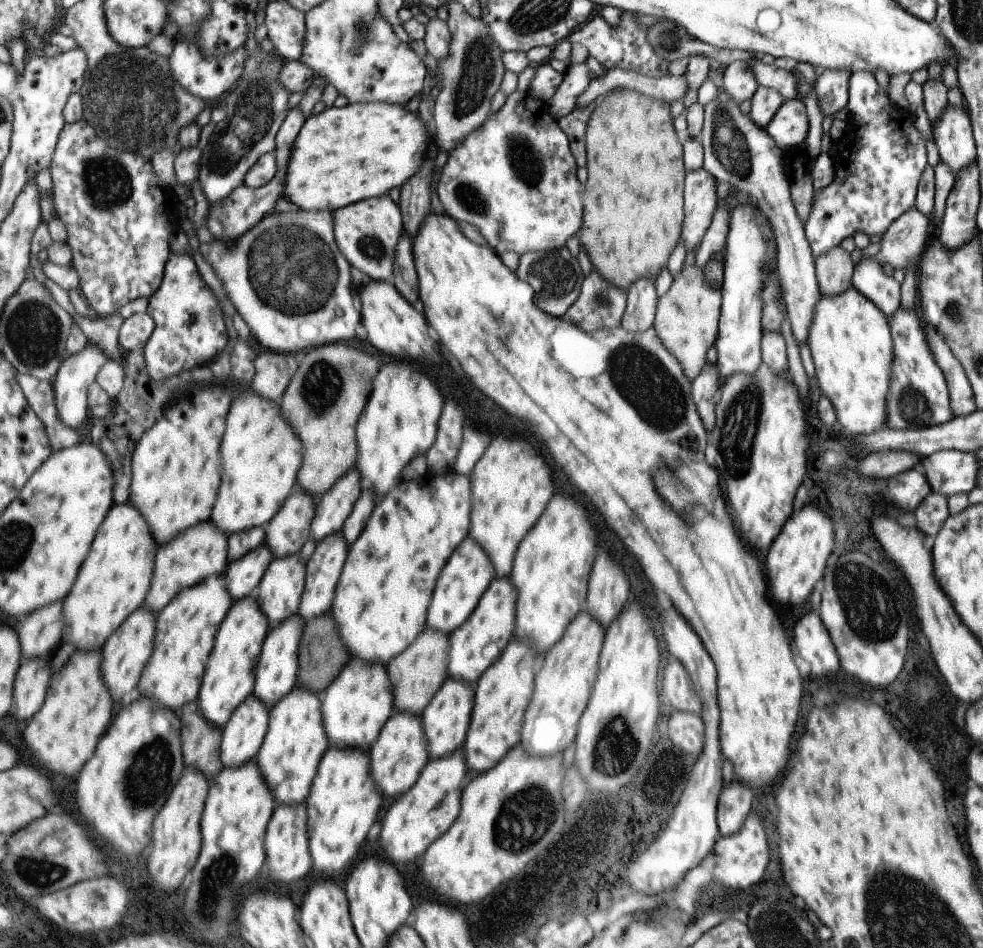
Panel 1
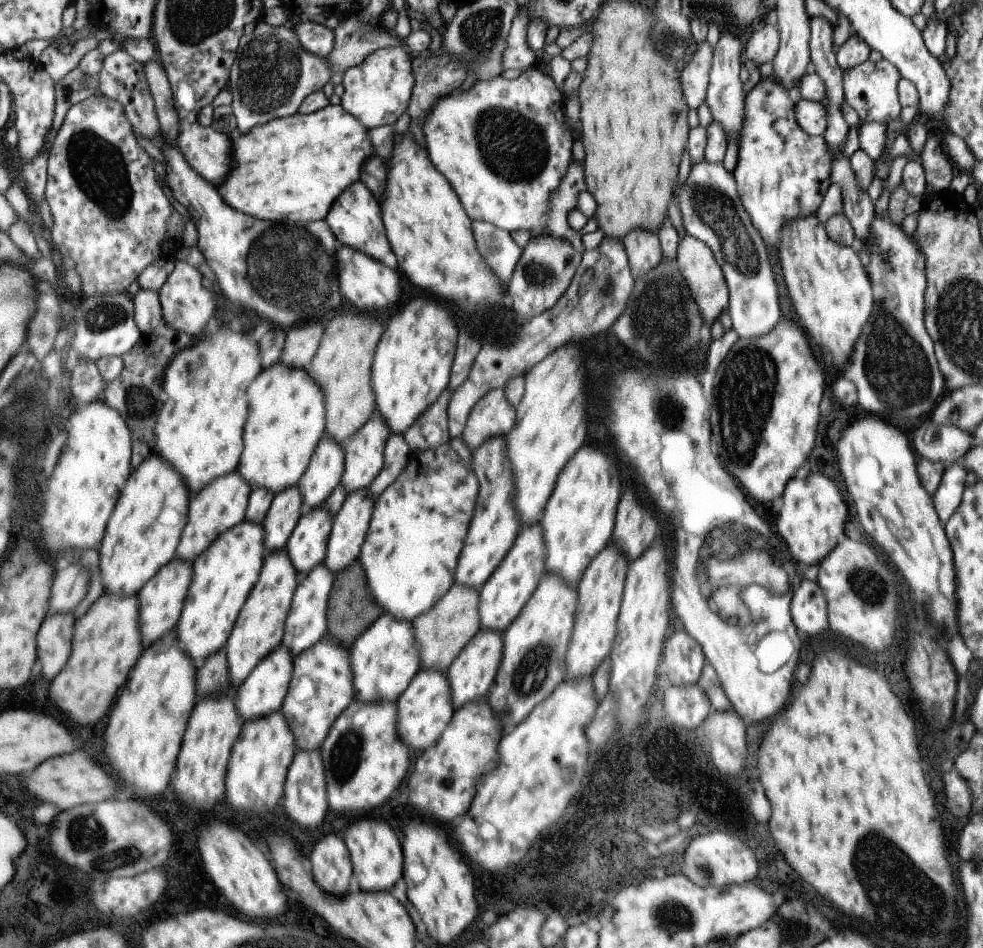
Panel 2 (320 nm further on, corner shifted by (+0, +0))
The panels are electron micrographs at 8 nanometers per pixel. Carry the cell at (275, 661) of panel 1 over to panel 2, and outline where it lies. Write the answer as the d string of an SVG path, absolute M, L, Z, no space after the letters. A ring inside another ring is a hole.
M325 563L317 566L311 573L305 575L300 585L298 592L295 593L294 601L289 613L289 618L286 622L286 633L282 644L291 649L294 658L311 646L317 645L327 634L329 634L329 612L331 593L334 590L336 582L336 574L328 569Z

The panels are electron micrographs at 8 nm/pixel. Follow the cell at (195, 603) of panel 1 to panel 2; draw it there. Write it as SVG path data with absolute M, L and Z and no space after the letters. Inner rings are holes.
M243 522L235 530L227 530L223 538L215 540L215 546L197 558L195 562L195 582L191 584L191 598L183 610L179 622L181 646L191 654L193 660L204 660L217 651L226 648L231 630L251 594L258 584L263 565L272 550L265 542L265 527L260 522Z

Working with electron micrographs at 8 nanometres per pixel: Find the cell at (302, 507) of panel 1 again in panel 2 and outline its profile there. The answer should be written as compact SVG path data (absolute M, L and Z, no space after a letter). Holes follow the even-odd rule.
M331 435L323 436L299 484L305 508L317 509L324 505L335 488L343 483L345 473L345 446Z

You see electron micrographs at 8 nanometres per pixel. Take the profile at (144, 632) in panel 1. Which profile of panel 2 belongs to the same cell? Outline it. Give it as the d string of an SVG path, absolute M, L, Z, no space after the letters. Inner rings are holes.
M175 558L175 562L167 566L167 570L161 570L140 590L138 595L141 598L141 626L143 626L145 646L151 646L161 636L166 636L167 633L177 628L191 582L193 582L193 564L181 558Z

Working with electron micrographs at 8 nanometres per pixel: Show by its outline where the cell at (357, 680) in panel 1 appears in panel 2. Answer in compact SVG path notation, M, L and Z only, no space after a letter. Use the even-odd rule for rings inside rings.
M384 613L351 646L356 698L366 703L398 701L422 668L413 622Z

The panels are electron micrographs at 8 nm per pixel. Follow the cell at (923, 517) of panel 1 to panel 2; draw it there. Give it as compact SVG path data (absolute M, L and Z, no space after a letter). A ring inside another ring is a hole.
M952 462L945 466L938 487L931 496L935 512L943 524L947 522L947 518L953 514L953 510L960 503L967 472L961 462Z

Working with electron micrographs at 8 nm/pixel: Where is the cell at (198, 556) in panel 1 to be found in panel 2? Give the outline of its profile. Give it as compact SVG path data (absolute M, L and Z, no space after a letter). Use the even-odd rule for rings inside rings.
M239 472L227 474L227 478L219 478L219 482L213 482L203 490L203 494L197 494L191 500L191 516L187 522L187 530L183 532L181 544L179 544L179 556L183 560L197 560L199 554L203 554L205 546L209 548L225 530L235 528L239 522L245 520L247 508L250 504L252 486L243 480Z

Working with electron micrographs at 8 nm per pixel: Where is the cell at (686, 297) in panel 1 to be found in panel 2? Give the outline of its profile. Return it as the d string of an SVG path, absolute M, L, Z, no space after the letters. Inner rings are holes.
M687 233L678 240L675 259L676 268L681 273L684 284L687 285L703 324L709 326L721 312L728 309L728 288L719 264L711 249L703 241Z

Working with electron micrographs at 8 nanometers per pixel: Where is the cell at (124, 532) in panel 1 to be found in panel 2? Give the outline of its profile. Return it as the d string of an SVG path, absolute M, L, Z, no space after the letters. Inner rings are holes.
M149 456L123 489L123 498L115 507L107 526L107 534L100 551L100 567L104 574L105 593L123 598L133 596L177 556L181 534L189 522L191 492L179 472L163 460L163 456Z

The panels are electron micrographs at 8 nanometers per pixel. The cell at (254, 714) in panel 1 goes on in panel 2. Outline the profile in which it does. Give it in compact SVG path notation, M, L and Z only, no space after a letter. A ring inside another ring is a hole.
M281 644L268 654L245 679L245 684L241 685L239 700L237 700L238 711L245 718L244 724L249 719L261 718L284 706L294 675L294 660L291 649Z

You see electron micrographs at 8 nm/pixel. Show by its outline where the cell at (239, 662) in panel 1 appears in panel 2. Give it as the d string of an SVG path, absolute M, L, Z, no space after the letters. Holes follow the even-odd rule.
M285 549L275 551L267 556L255 590L235 624L226 644L226 653L233 678L233 686L241 686L245 679L257 668L257 665L282 644L286 633L286 622L294 601L295 593L302 580L295 568L290 552Z

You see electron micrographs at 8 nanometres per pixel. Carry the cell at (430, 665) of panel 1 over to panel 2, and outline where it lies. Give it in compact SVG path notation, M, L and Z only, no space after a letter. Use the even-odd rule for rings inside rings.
M455 583L449 593L430 611L413 621L422 658L422 668L449 672L463 649L482 629L480 615L481 588Z

